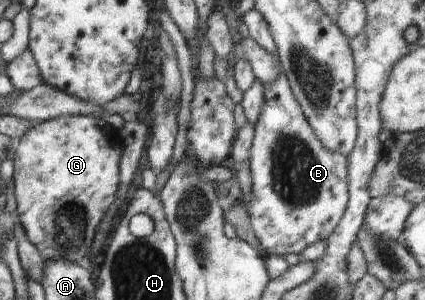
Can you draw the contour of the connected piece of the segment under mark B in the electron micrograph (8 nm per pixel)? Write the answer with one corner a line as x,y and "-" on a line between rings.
282,71
269,84
263,84
263,94
265,98
259,122
254,127
255,134
249,156
253,179
253,200
247,205
250,224
264,255
300,254
307,246
326,241
341,221
348,202
348,160
340,153
323,147
307,123

